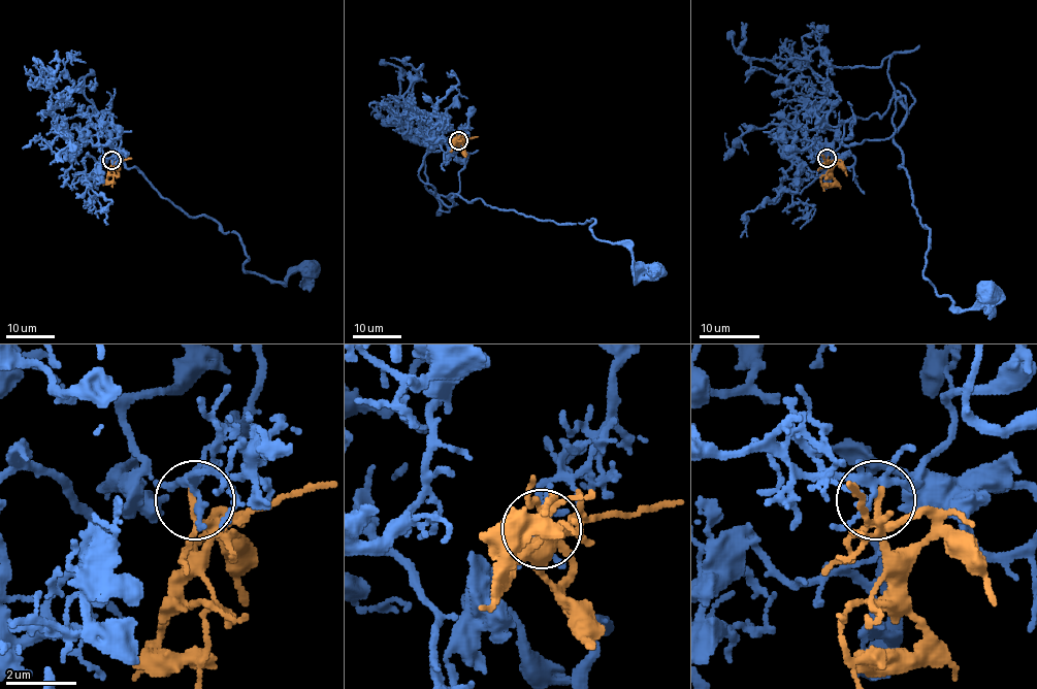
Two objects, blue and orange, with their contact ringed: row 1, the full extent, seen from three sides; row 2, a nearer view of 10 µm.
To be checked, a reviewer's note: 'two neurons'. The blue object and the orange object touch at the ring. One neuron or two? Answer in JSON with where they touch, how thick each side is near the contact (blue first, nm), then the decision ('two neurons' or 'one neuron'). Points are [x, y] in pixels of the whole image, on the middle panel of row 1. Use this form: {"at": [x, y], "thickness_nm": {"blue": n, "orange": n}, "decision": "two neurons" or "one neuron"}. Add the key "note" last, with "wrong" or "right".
{"at": [458, 140], "thickness_nm": {"blue": 190, "orange": 140}, "decision": "one neuron", "note": "wrong"}

